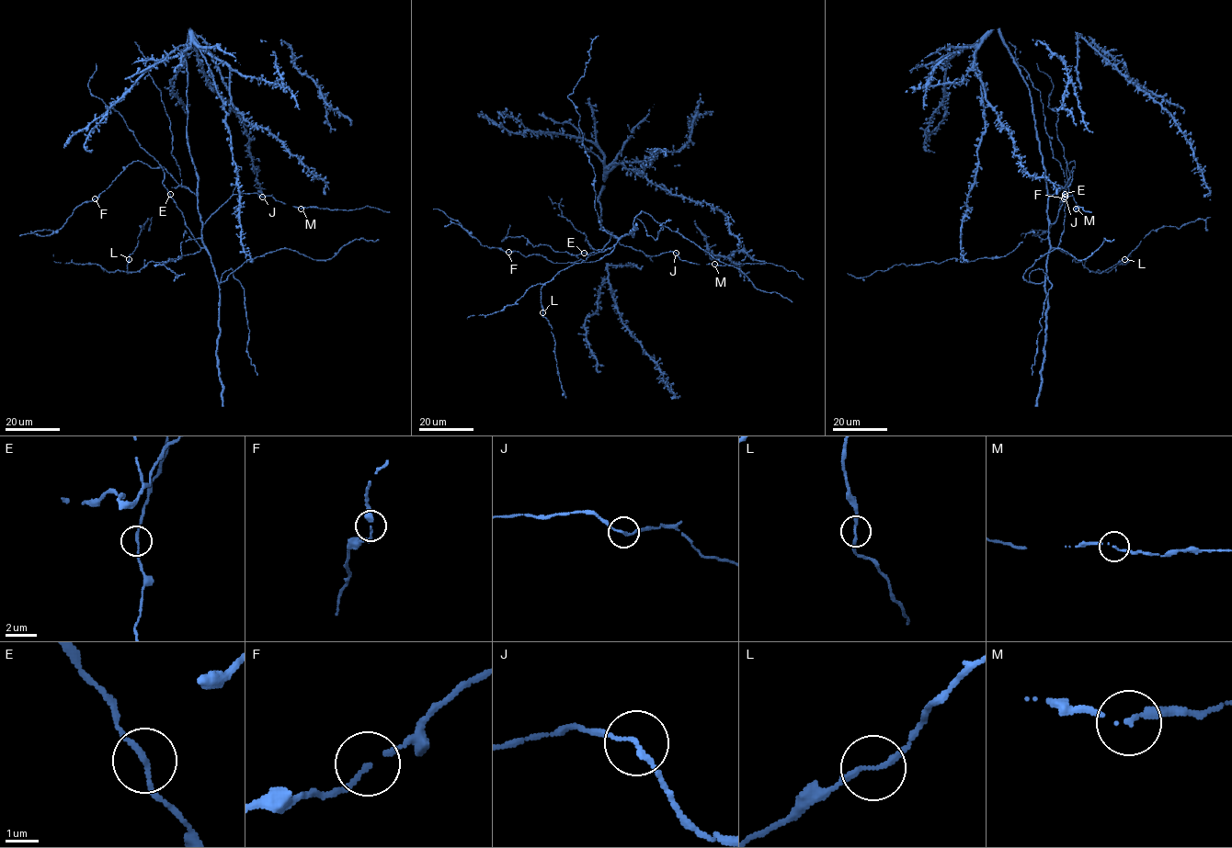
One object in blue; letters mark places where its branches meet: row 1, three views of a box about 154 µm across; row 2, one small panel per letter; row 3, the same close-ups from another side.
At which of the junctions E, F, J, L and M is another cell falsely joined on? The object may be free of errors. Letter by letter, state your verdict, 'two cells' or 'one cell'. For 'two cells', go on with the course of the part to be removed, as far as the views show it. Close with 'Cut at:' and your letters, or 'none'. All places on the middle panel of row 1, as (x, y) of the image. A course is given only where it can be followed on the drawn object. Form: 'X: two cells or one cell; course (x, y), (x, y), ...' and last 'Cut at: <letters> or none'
E: one cell
F: one cell
J: one cell
L: one cell
M: one cell
Cut at: none

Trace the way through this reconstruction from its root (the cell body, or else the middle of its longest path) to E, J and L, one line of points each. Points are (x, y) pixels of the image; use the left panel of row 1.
E: (187, 65), (187, 141), (198, 178), (198, 210), (204, 247), (194, 238), (170, 195)
J: (187, 65), (187, 141), (198, 178), (200, 220), (204, 224), (233, 195), (257, 193), (262, 197)
L: (187, 65), (187, 141), (198, 178), (198, 210), (204, 246), (195, 254), (152, 261), (128, 273), (129, 259)

